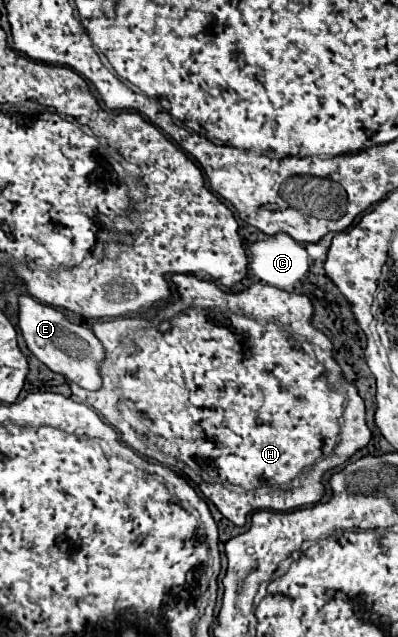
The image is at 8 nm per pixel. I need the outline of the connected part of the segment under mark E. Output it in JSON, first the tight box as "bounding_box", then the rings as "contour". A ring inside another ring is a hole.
{"bounding_box":[19,294,105,388],"contour":[[[25,294],[19,298],[19,328],[23,332],[27,348],[53,372],[65,376],[67,382],[77,382],[81,388],[101,388],[99,362],[103,362],[105,352],[101,342],[85,324],[75,324],[63,314],[63,310],[47,306],[35,300],[33,296]]]}

